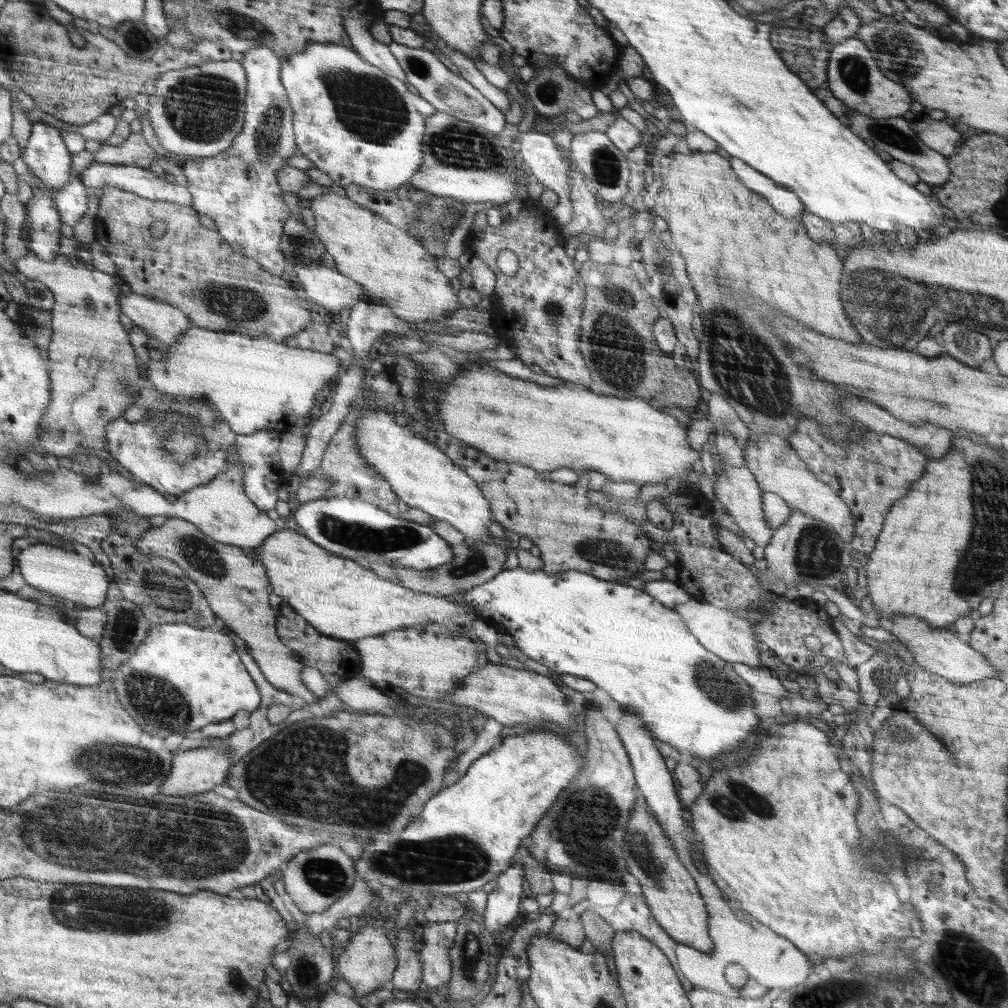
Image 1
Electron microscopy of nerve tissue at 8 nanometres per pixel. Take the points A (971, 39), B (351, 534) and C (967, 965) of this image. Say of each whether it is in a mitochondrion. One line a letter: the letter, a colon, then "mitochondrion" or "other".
A: other
B: mitochondrion
C: mitochondrion

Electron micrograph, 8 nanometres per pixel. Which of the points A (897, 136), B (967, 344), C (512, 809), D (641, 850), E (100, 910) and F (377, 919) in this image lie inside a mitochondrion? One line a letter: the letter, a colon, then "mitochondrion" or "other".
A: mitochondrion
B: mitochondrion
C: other
D: mitochondrion
E: mitochondrion
F: other

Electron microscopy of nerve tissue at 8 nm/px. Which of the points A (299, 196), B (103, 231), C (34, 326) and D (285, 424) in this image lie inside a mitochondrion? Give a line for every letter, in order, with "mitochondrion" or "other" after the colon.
A: other
B: other
C: mitochondrion
D: other

